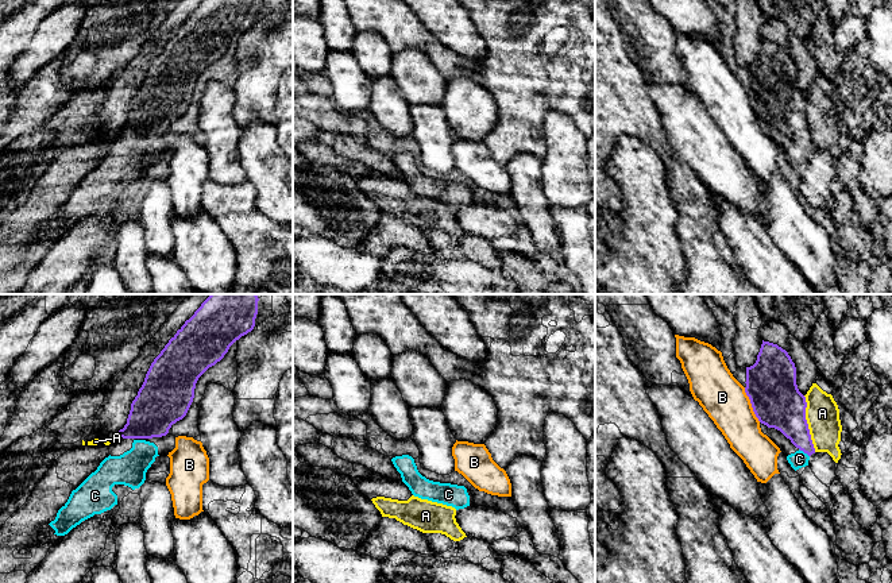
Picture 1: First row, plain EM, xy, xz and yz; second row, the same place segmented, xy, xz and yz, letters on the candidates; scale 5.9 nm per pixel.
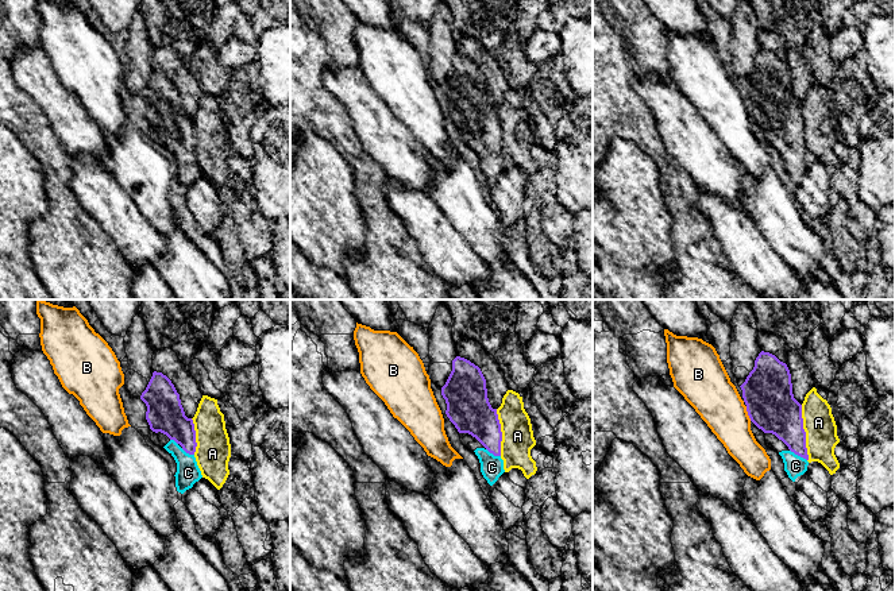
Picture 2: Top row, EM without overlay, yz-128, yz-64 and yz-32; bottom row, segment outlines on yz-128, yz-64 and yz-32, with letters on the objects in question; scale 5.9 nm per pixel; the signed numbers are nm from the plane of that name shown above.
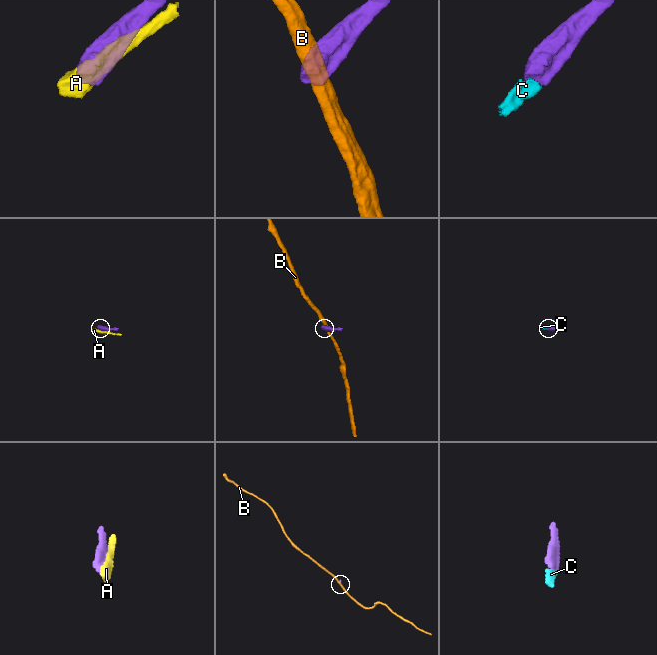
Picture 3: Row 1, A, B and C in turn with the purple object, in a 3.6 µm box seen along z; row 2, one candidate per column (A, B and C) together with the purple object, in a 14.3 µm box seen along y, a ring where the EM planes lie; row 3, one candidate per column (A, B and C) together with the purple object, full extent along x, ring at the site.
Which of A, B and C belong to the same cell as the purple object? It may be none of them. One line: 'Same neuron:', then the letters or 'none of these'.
Same neuron: C

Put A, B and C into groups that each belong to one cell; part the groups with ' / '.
A / B / C

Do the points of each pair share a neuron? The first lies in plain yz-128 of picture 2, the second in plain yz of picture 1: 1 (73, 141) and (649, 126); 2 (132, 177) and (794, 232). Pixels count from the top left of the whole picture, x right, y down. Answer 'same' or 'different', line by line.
1: different
2: same

